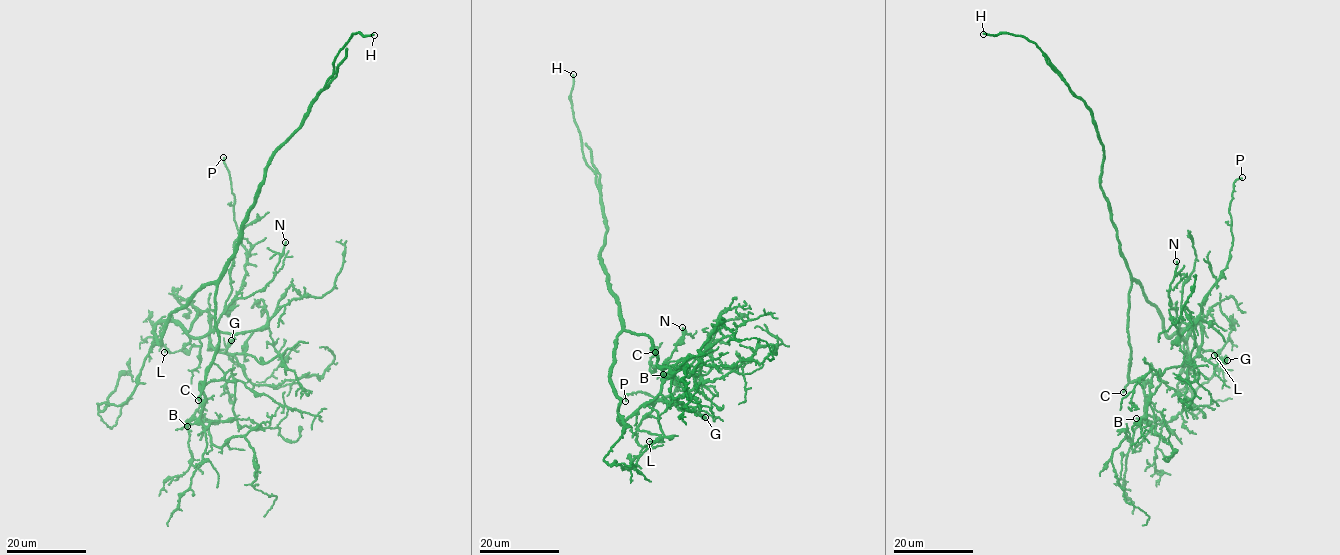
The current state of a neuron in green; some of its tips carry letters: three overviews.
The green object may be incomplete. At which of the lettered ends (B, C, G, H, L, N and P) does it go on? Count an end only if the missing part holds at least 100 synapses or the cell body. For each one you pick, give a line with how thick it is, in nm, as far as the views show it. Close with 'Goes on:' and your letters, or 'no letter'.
C: 360 nm thick
H: 170 nm thick
Goes on: C, H

